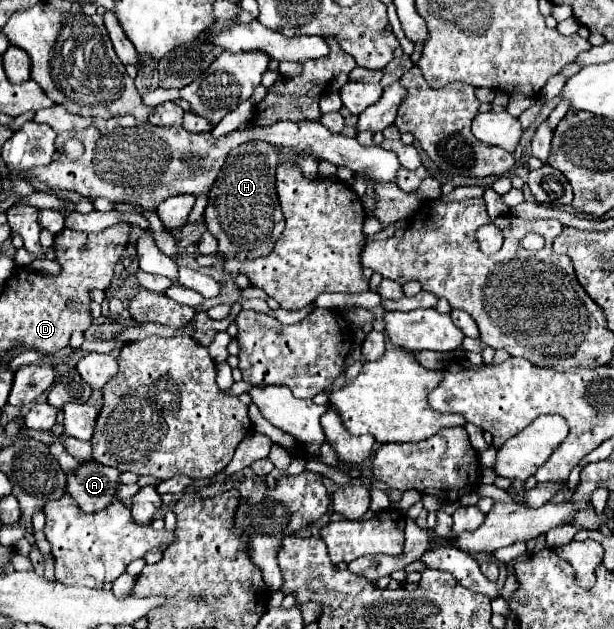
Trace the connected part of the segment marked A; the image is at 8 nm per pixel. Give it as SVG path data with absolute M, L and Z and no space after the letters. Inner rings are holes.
M89 461L73 475L67 475L67 491L85 513L101 511L115 501L117 487L121 485L119 475L113 467Z

